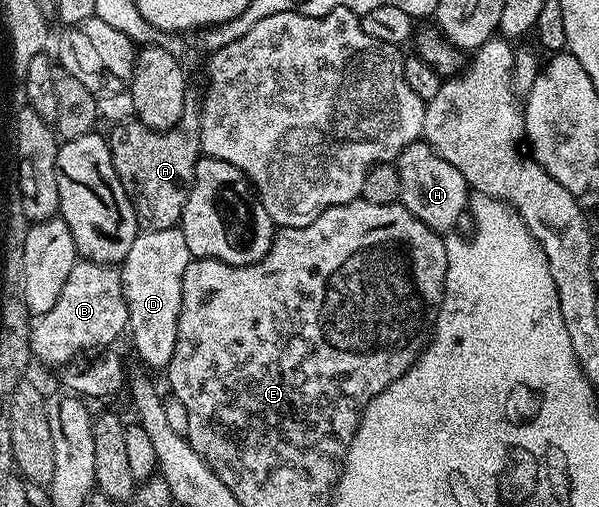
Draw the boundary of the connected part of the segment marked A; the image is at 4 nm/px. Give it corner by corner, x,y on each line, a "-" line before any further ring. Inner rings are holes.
189,97
185,101
181,121
177,121
177,125
173,125
168,131
155,131
144,123
128,121
114,124
110,128
111,135
106,136
106,141
111,146
113,169
117,169
121,185
125,185
125,193
139,218
142,230
156,231
180,226
185,201
189,201
189,193
193,189
195,166
201,158
200,110
200,100

